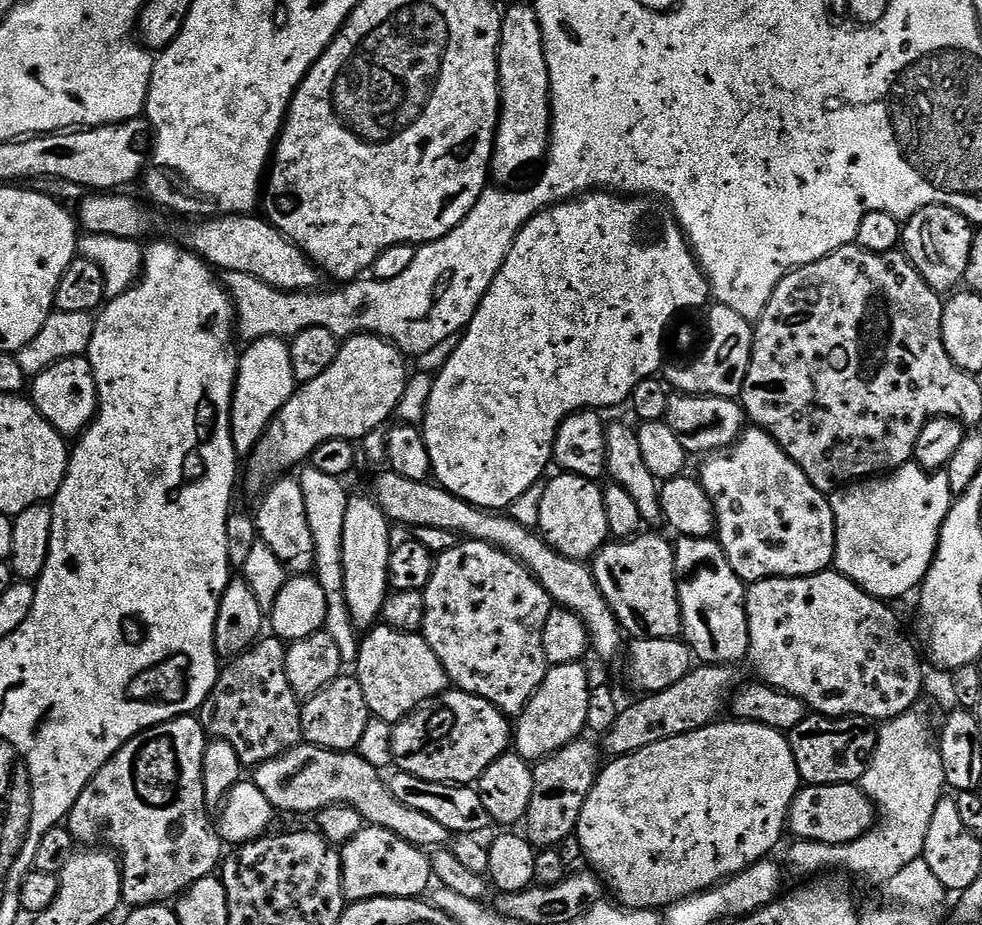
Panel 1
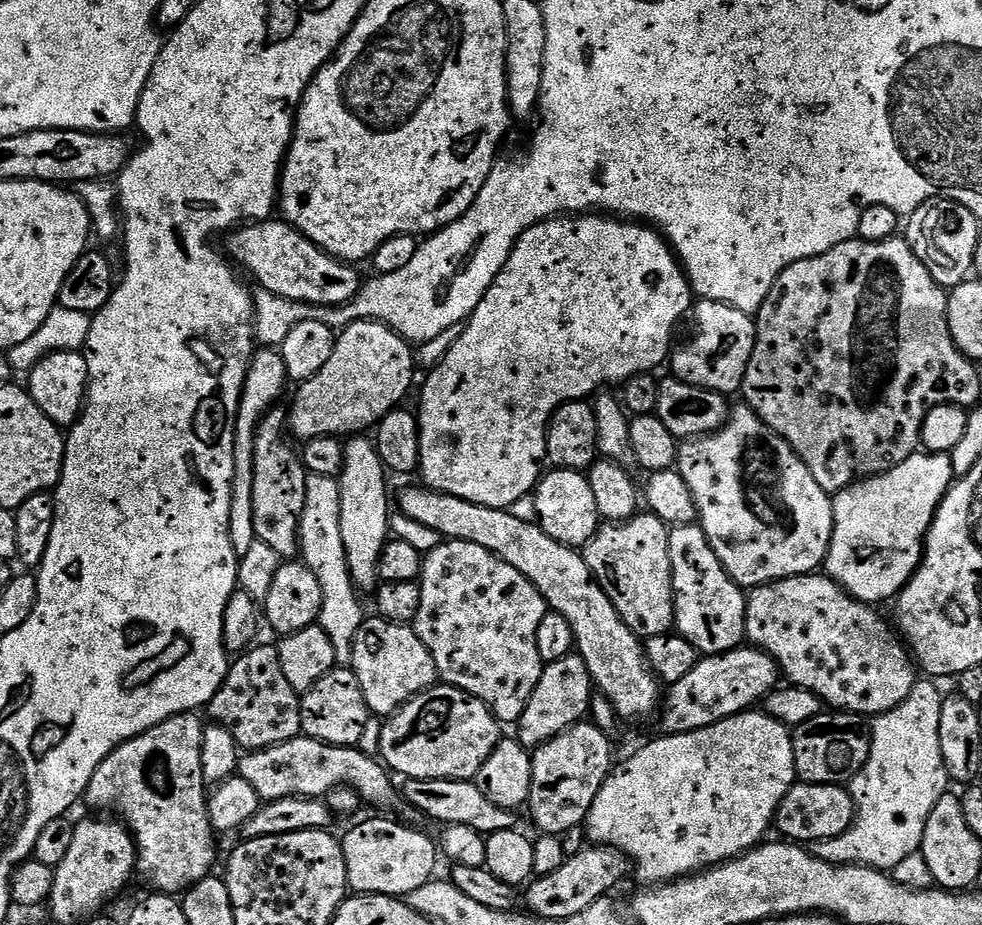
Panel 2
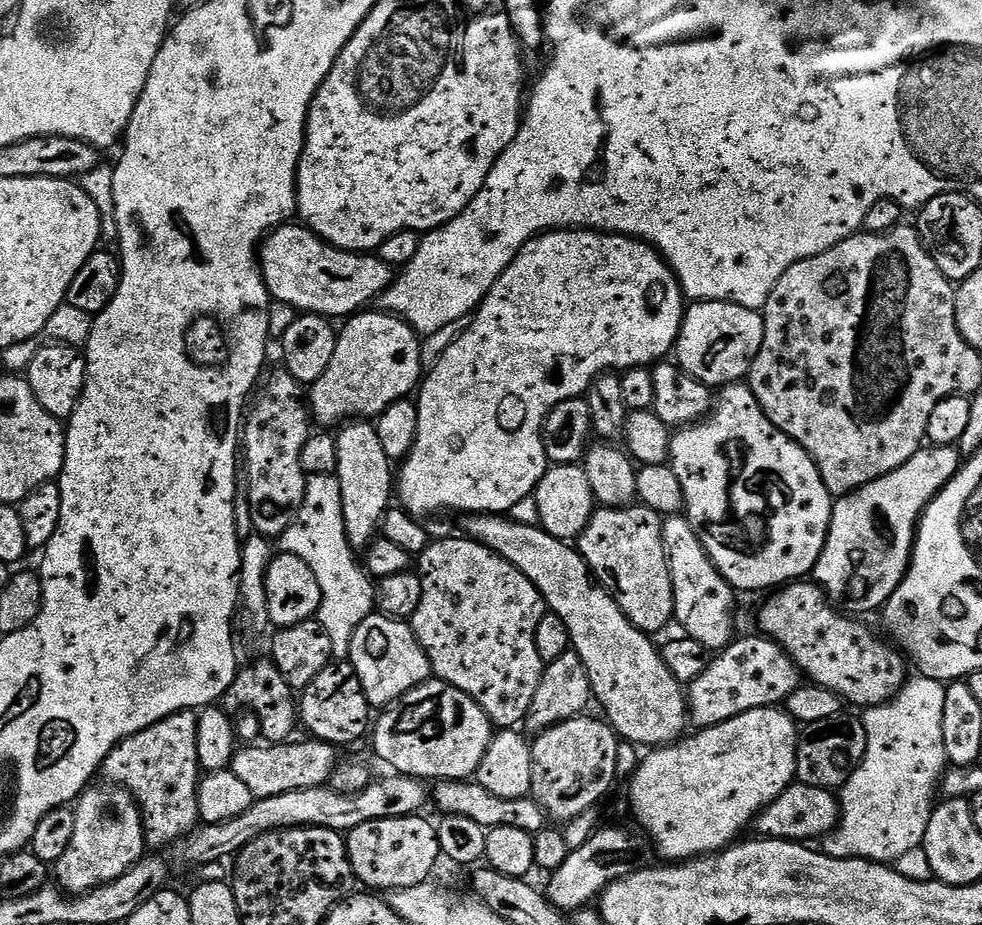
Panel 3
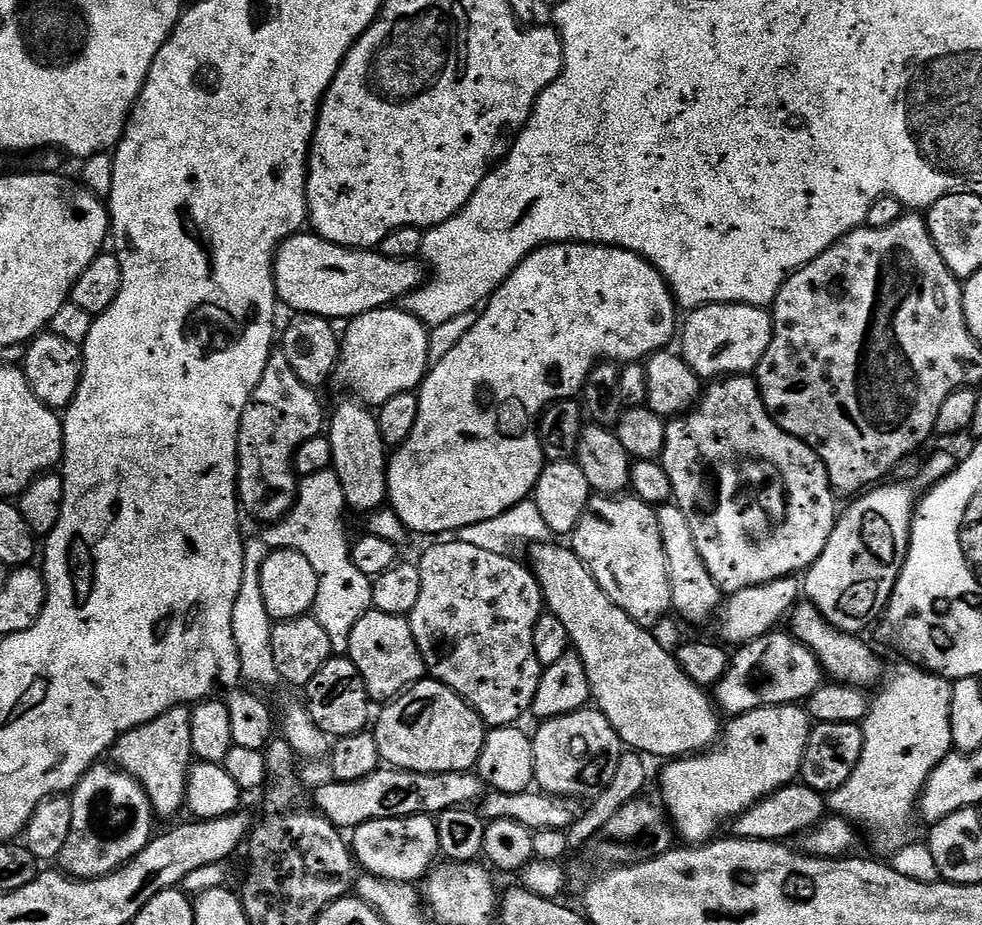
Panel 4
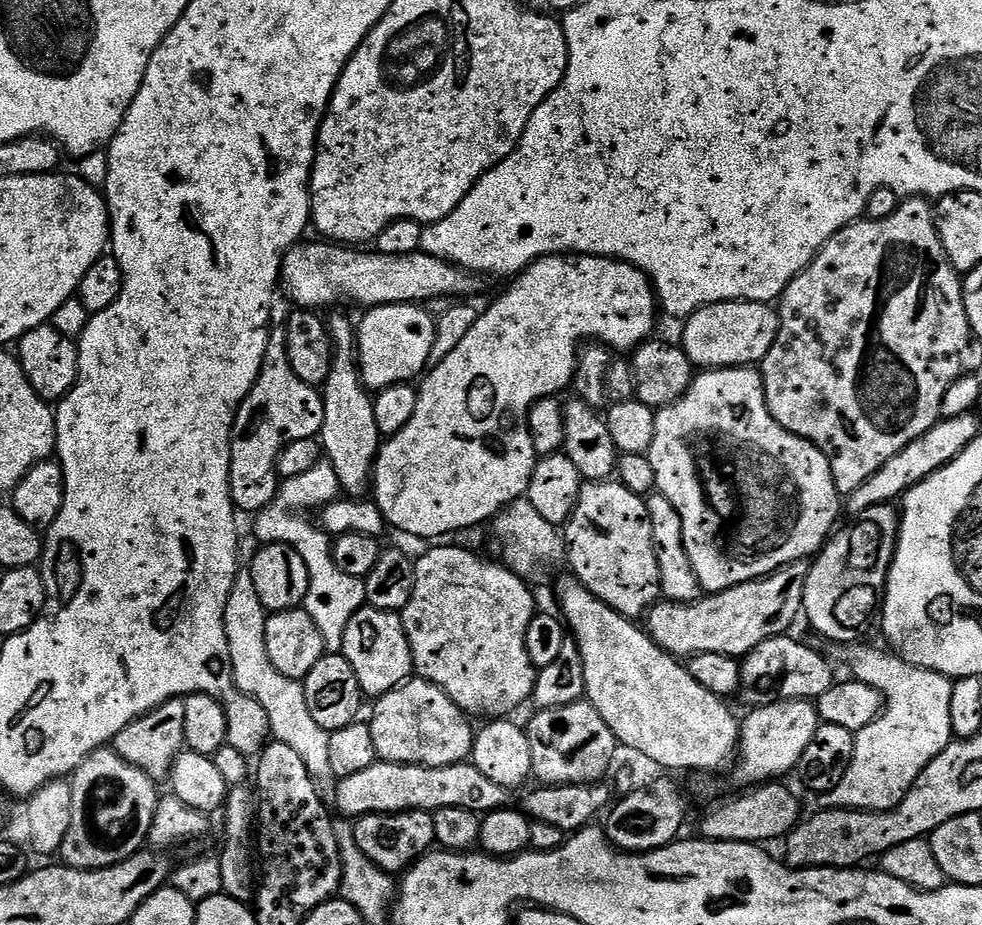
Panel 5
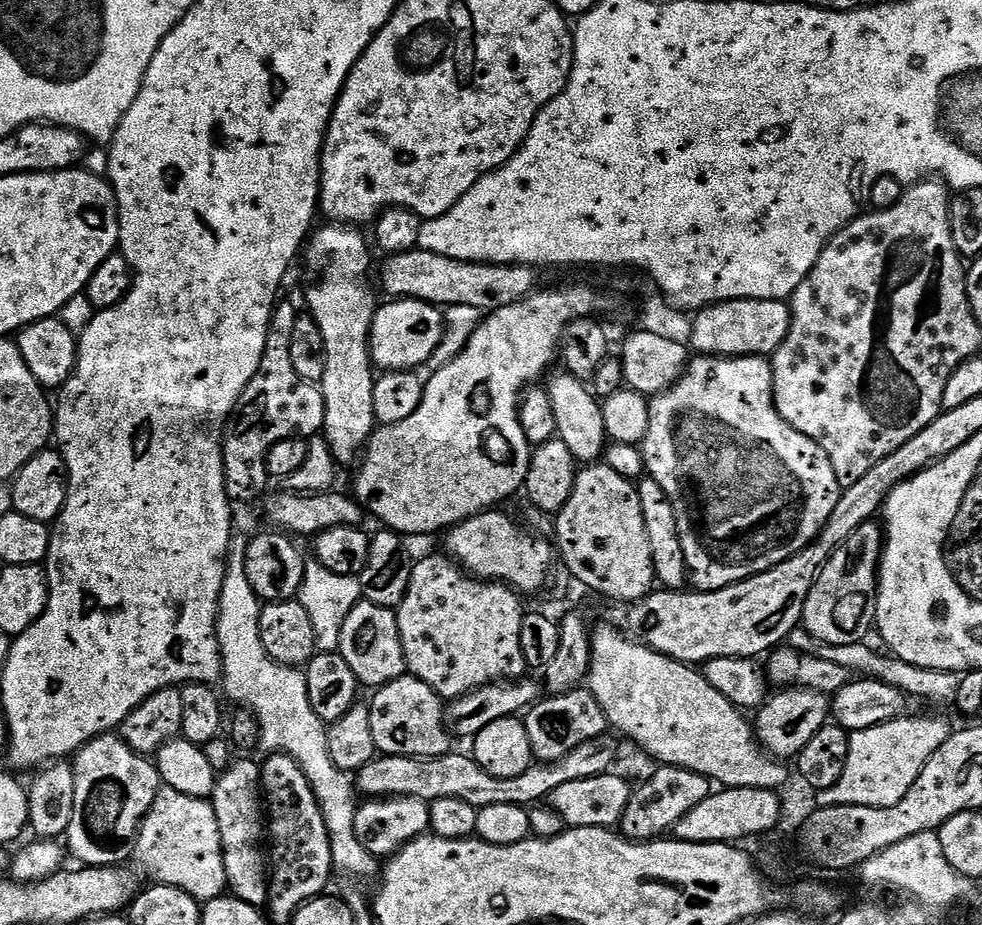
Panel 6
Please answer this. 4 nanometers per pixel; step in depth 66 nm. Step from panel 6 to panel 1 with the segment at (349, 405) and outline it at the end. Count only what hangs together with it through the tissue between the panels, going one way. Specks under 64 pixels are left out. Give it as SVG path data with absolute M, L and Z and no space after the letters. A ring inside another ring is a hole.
M349 495L342 526L342 578L348 618L357 629L367 630L381 619L389 594L388 563L394 547L388 515L371 495Z

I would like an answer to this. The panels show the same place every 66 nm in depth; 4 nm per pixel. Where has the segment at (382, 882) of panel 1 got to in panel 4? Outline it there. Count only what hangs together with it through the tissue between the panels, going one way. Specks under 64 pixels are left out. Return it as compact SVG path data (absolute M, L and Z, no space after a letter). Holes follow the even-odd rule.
M403 816L362 822L350 832L350 852L369 876L411 884L421 881L440 856L438 830L431 816Z

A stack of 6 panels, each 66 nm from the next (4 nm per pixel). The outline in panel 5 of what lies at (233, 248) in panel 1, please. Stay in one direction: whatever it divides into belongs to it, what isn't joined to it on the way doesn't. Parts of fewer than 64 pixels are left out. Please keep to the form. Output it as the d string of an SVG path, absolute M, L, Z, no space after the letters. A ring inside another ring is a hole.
M301 242L294 245L286 255L284 255L284 265L280 267L280 284L288 291L290 299L304 310L325 310L331 304L361 304L361 309L367 310L369 308L377 308L383 304L419 304L423 305L424 300L440 300L443 296L472 296L480 288L481 277L475 272L469 272L460 268L456 264L449 264L448 261L438 258L437 256L431 256L429 252L423 250L415 252L414 254L382 254L375 250L369 250L369 252L360 252L364 250L357 250L352 246L341 246L335 242L320 242L324 244L308 244L309 242Z

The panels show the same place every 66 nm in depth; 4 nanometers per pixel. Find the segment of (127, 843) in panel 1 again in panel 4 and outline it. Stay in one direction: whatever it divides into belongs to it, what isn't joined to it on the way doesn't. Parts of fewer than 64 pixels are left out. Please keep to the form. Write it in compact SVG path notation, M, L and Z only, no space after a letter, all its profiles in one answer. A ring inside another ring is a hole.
M187 707L171 708L158 718L123 732L110 749L111 763L139 782L157 817L172 816L179 808L185 807L188 769L194 763L190 746L191 717L192 713Z

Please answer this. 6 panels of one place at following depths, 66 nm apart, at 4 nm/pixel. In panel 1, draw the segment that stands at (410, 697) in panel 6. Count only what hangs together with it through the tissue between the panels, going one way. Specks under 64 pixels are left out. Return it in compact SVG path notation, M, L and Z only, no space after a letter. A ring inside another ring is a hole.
M449 690L433 700L422 702L406 718L402 718L392 728L392 764L399 771L409 772L423 780L443 784L475 785L480 775L491 766L499 756L509 751L514 740L514 728L509 717L490 702L469 692Z

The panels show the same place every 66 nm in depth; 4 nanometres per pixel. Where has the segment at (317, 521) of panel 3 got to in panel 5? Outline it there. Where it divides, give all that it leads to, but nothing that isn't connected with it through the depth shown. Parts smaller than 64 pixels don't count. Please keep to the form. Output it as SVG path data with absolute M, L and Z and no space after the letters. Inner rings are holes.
M322 458L306 474L298 474L298 478L290 478L279 485L276 497L261 512L255 513L251 531L257 541L264 544L288 544L298 554L302 554L302 562L306 562L306 570L310 574L310 586L303 602L303 607L314 618L318 630L322 630L322 642L325 649L332 654L344 651L344 631L350 626L350 618L358 614L366 604L366 586L358 576L346 574L338 566L332 556L333 541L323 528L312 524L304 515L313 508L319 510L324 505L341 495L338 474L334 474L334 466L326 458Z

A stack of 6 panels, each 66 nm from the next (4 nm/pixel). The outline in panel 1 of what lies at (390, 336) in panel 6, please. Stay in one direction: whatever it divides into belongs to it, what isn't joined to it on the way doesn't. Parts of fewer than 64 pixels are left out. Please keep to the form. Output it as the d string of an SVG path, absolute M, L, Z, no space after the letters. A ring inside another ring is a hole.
M371 334L347 337L341 343L330 367L322 370L322 374L318 374L318 378L314 378L310 383L297 387L296 393L288 399L286 406L282 406L280 413L269 424L268 431L252 449L246 460L249 490L259 493L269 483L270 478L287 473L284 471L295 464L303 465L311 457L313 450L322 442L330 442L330 438L360 442L367 432L374 431L379 424L387 425L393 419L392 411L399 406L400 399L408 388L408 368L404 363L404 353L391 340Z

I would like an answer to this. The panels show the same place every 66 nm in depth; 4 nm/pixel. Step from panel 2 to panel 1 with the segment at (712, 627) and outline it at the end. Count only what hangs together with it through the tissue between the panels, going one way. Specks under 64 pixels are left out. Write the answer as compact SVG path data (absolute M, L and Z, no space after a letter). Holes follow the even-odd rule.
M680 536L675 541L674 570L680 599L682 636L693 657L709 664L735 665L748 654L748 615L744 609L746 584L734 574L719 539Z

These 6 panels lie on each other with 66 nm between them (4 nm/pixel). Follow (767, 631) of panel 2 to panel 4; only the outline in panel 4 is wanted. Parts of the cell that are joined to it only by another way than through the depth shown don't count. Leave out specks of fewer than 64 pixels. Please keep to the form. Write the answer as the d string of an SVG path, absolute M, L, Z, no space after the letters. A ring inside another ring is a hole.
M807 602L797 603L790 612L791 620L791 635L813 652L821 669L827 675L829 672L832 675L829 677L833 681L850 684L854 688L864 690L867 689L867 684L872 684L876 679L878 679L877 681L881 679L880 662L872 653L871 646L866 641L860 640L864 638L850 632L840 632L834 626L830 626L830 622L826 622L822 618L822 614L814 605Z

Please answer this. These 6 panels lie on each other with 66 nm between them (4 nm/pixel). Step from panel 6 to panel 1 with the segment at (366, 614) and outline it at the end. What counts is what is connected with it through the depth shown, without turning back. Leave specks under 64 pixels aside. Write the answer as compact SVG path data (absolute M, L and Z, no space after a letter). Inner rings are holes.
M373 626L363 633L354 659L356 659L354 675L360 681L362 694L366 694L369 713L391 726L397 724L402 718L406 718L406 714L410 714L422 702L433 700L435 696L442 695L450 688L446 670L442 662L438 662L438 654L430 650L423 635L414 632L400 632L397 628Z

